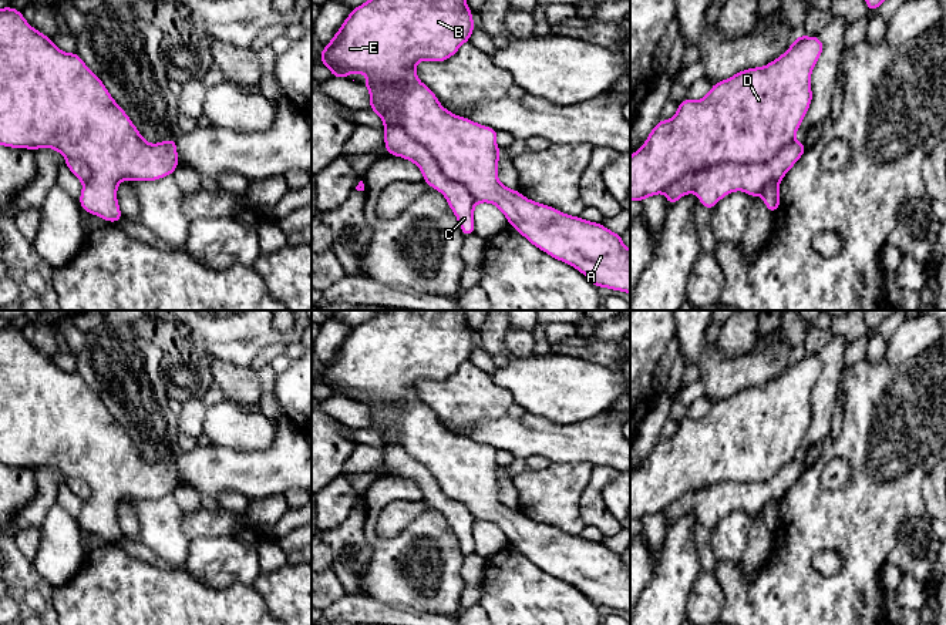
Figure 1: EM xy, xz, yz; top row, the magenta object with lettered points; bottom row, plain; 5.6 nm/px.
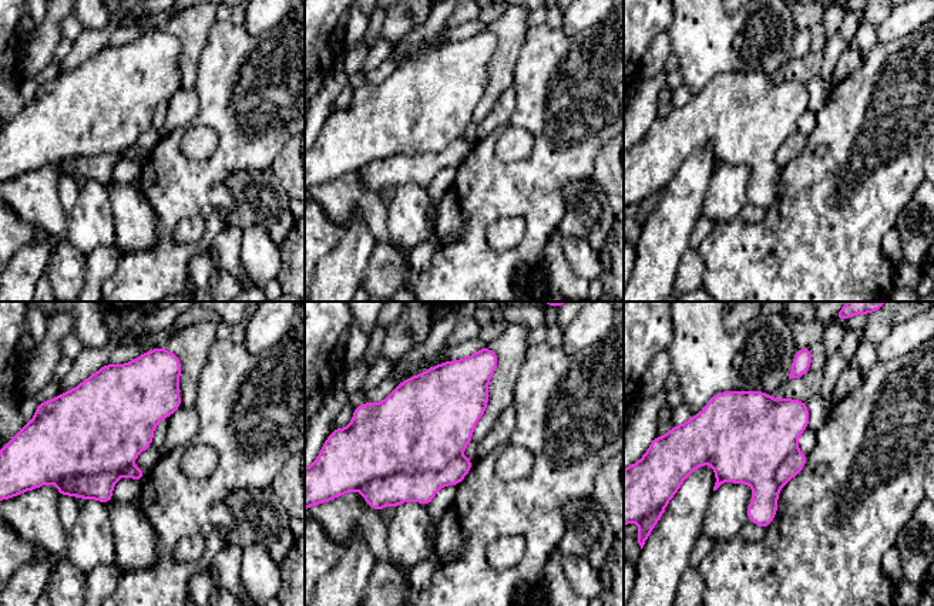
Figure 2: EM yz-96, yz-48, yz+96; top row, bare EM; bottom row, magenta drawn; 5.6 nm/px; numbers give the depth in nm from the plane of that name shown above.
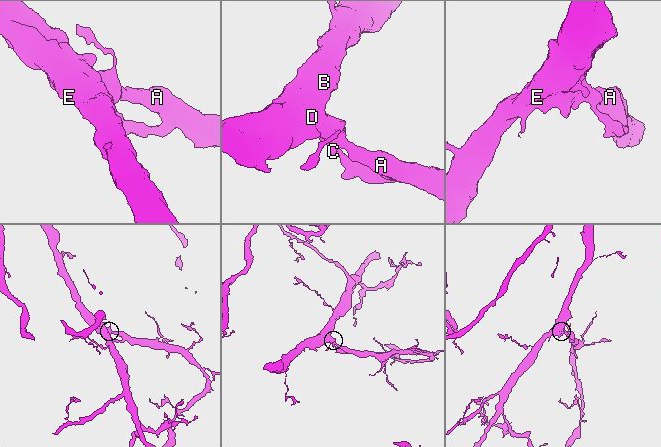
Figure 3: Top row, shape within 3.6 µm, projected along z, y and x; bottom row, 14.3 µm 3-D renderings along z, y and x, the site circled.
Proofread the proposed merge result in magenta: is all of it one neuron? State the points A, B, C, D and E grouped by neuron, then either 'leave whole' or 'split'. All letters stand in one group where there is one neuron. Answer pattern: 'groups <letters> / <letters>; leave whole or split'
groups A B C D E; leave whole

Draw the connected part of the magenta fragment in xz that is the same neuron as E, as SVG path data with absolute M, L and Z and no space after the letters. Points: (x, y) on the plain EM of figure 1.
M465 310L376 312L370 319L351 329L331 360L324 364L320 380L330 387L331 396L351 399L347 394L350 390L368 396L361 403L370 410L370 429L377 431L384 441L387 471L405 477L421 488L425 504L435 507L445 515L464 555L475 550L474 525L481 521L494 522L506 535L508 542L538 568L576 587L597 606L630 612L630 568L623 564L620 552L609 550L599 541L589 541L531 520L516 508L504 505L498 500L498 477L501 476L495 460L498 450L445 429L437 414L418 399L415 384L420 380L442 382L452 376L464 362L469 360L474 347L472 330L467 325Z

